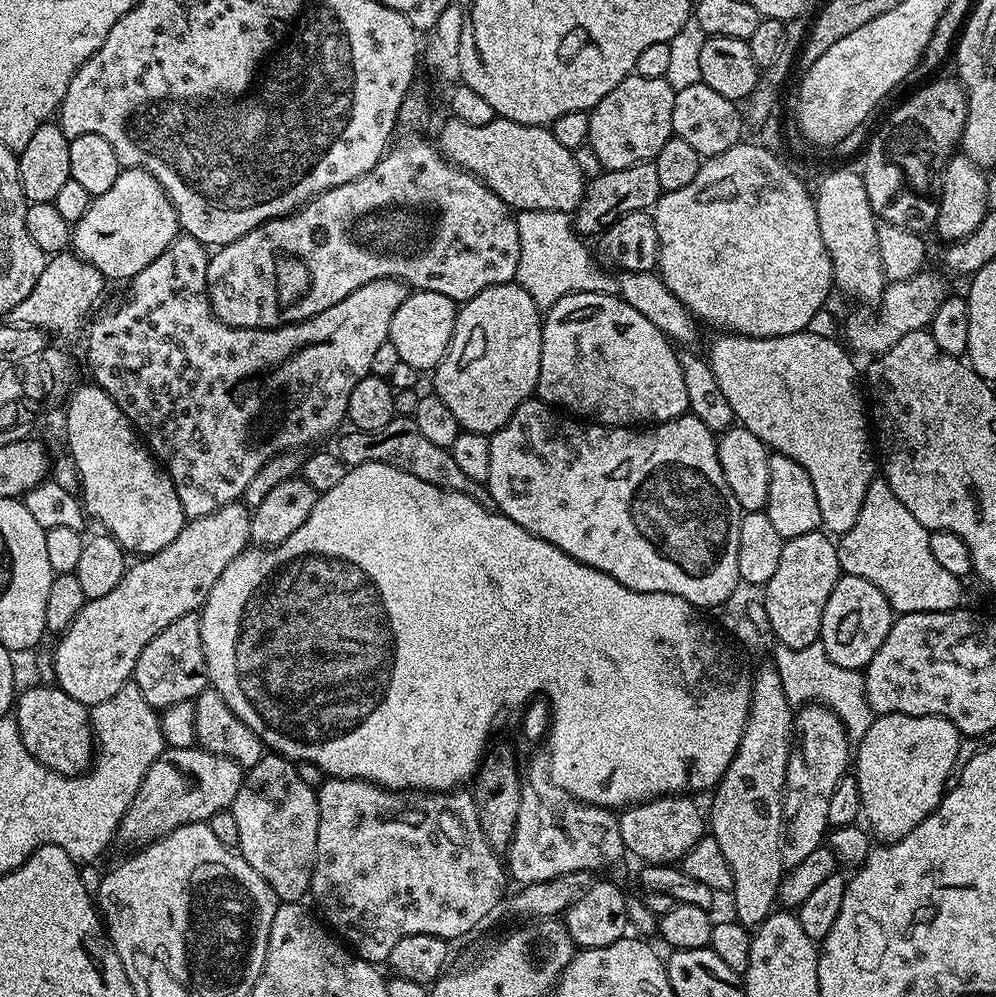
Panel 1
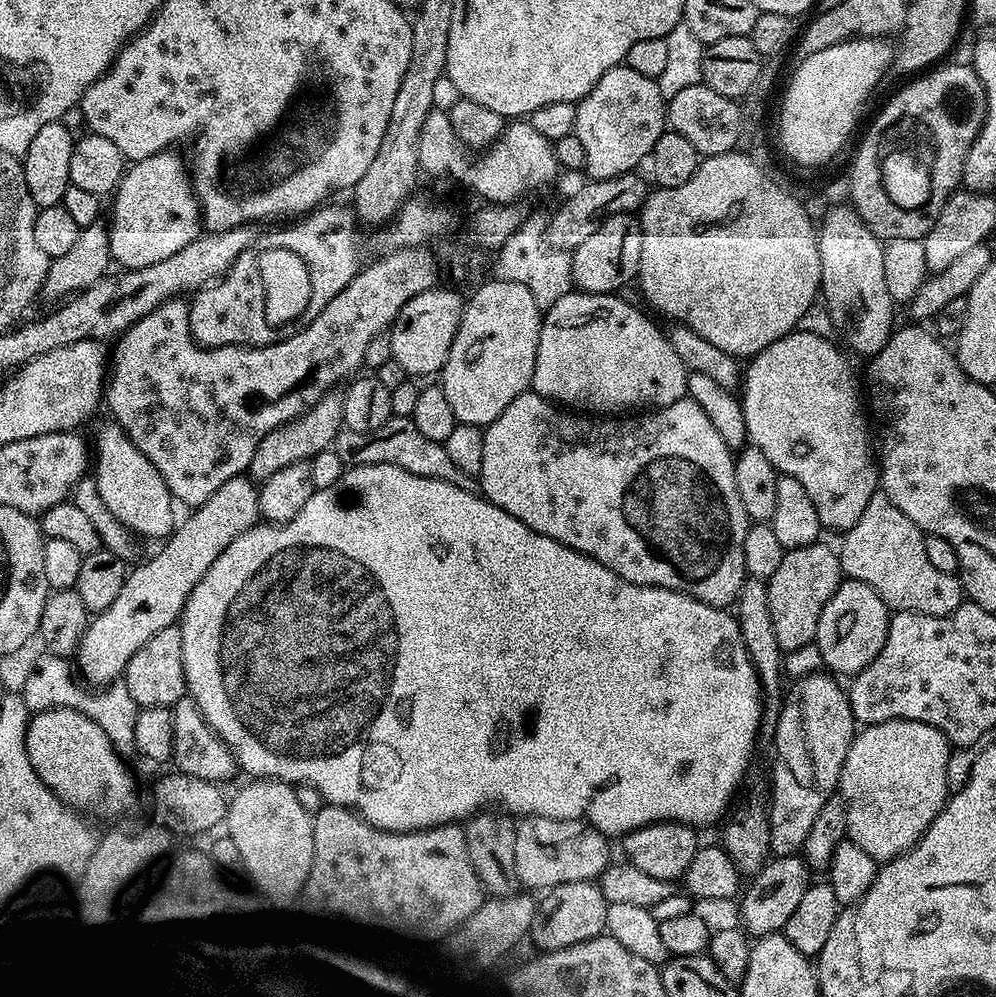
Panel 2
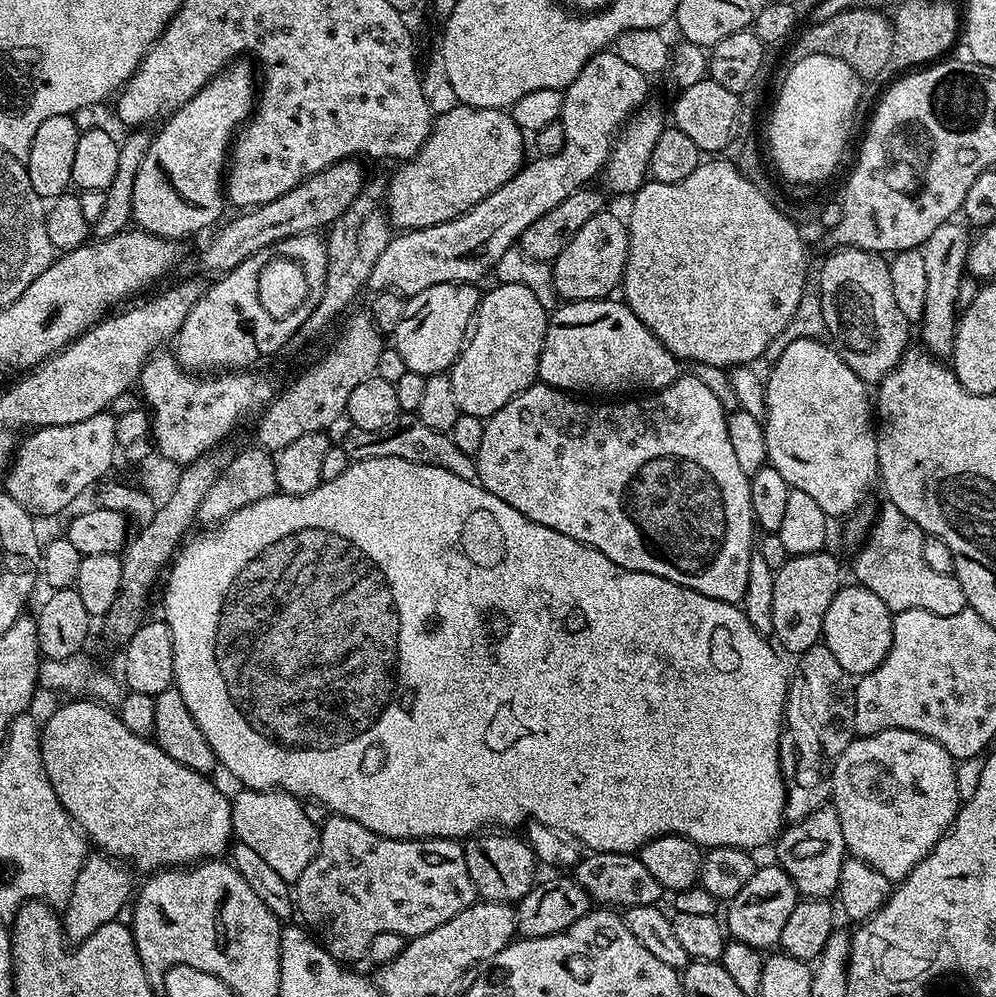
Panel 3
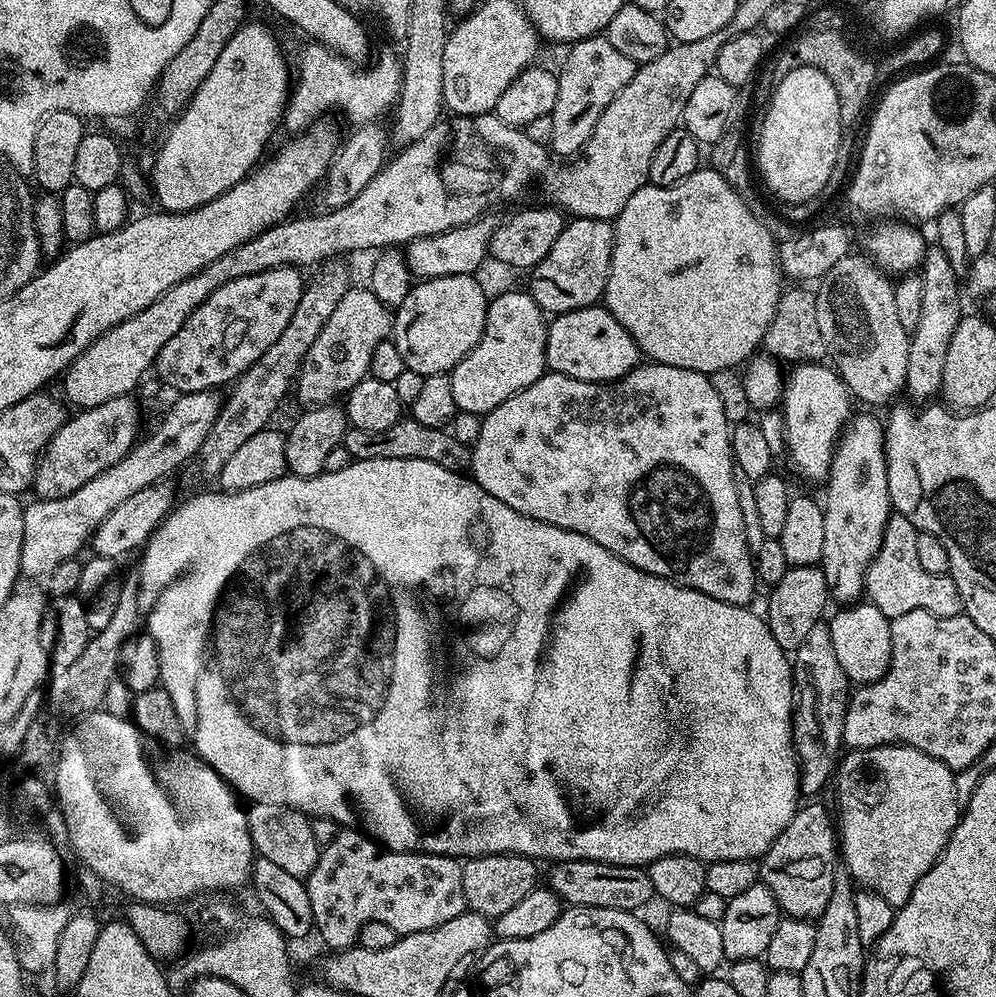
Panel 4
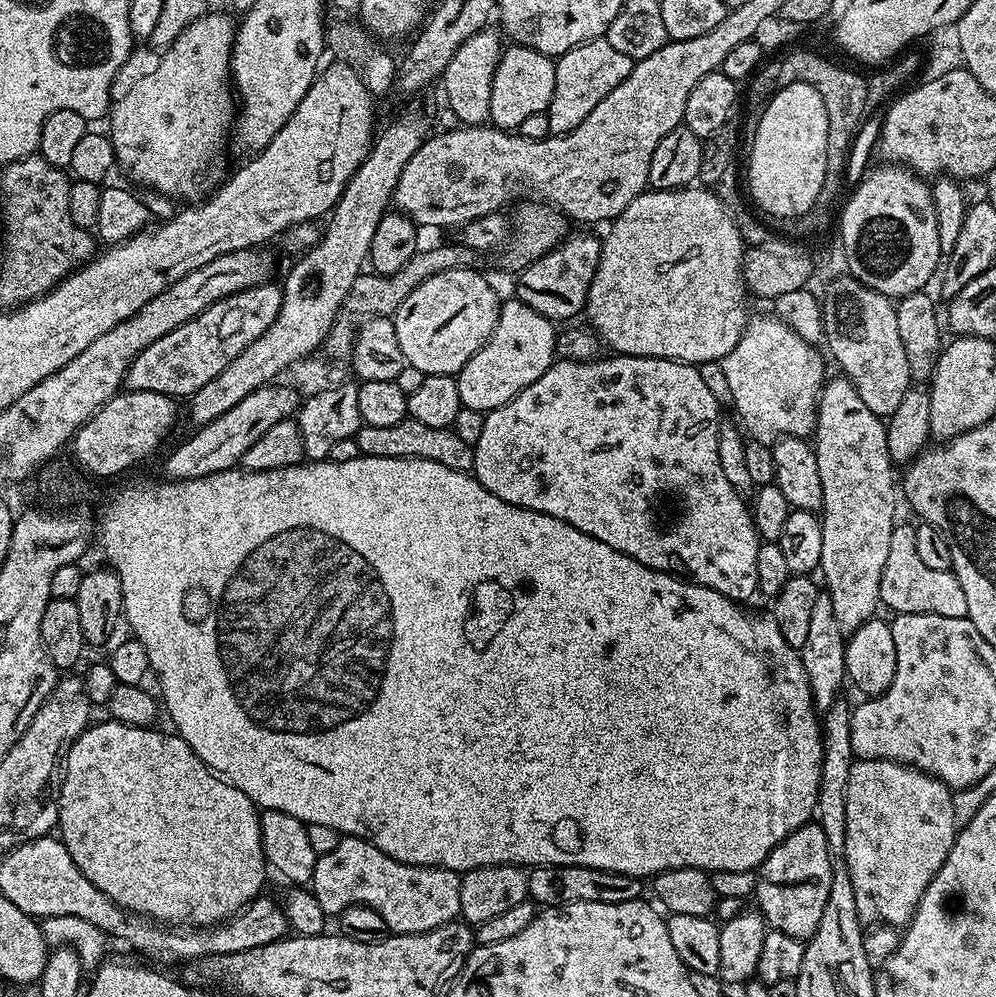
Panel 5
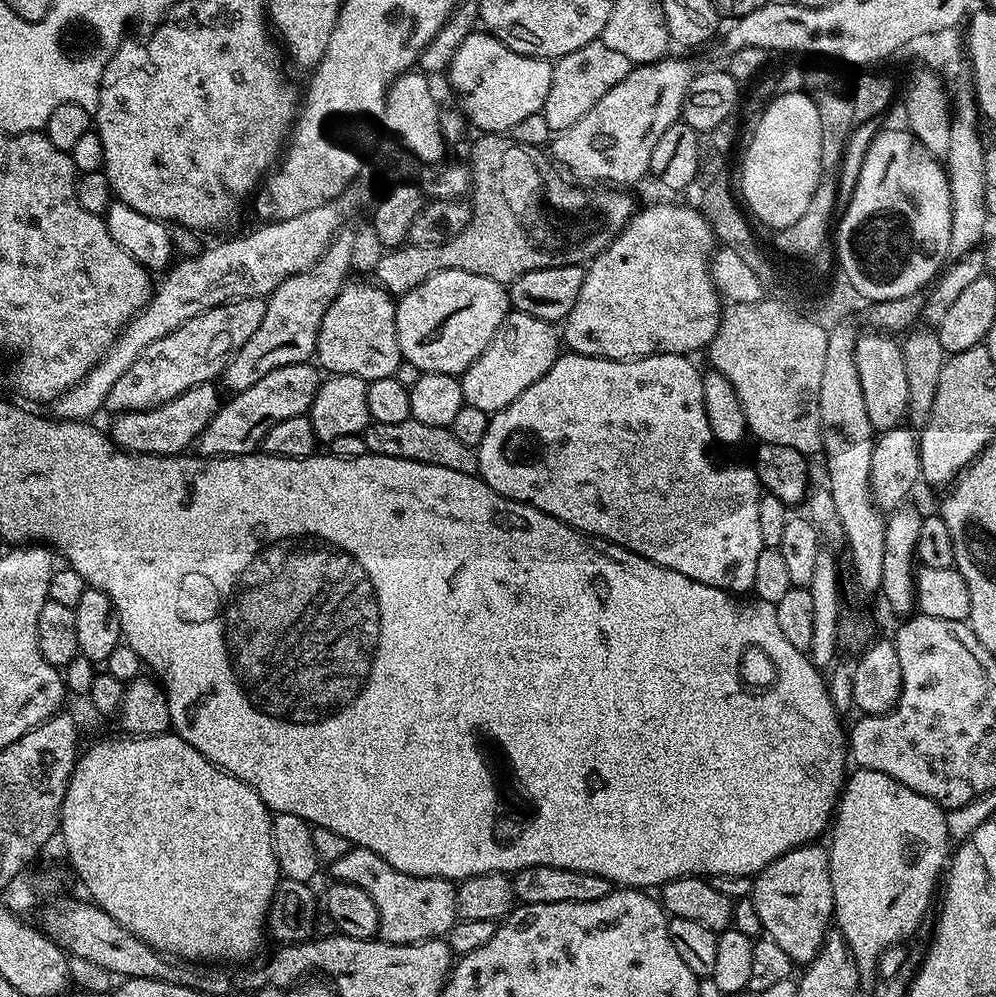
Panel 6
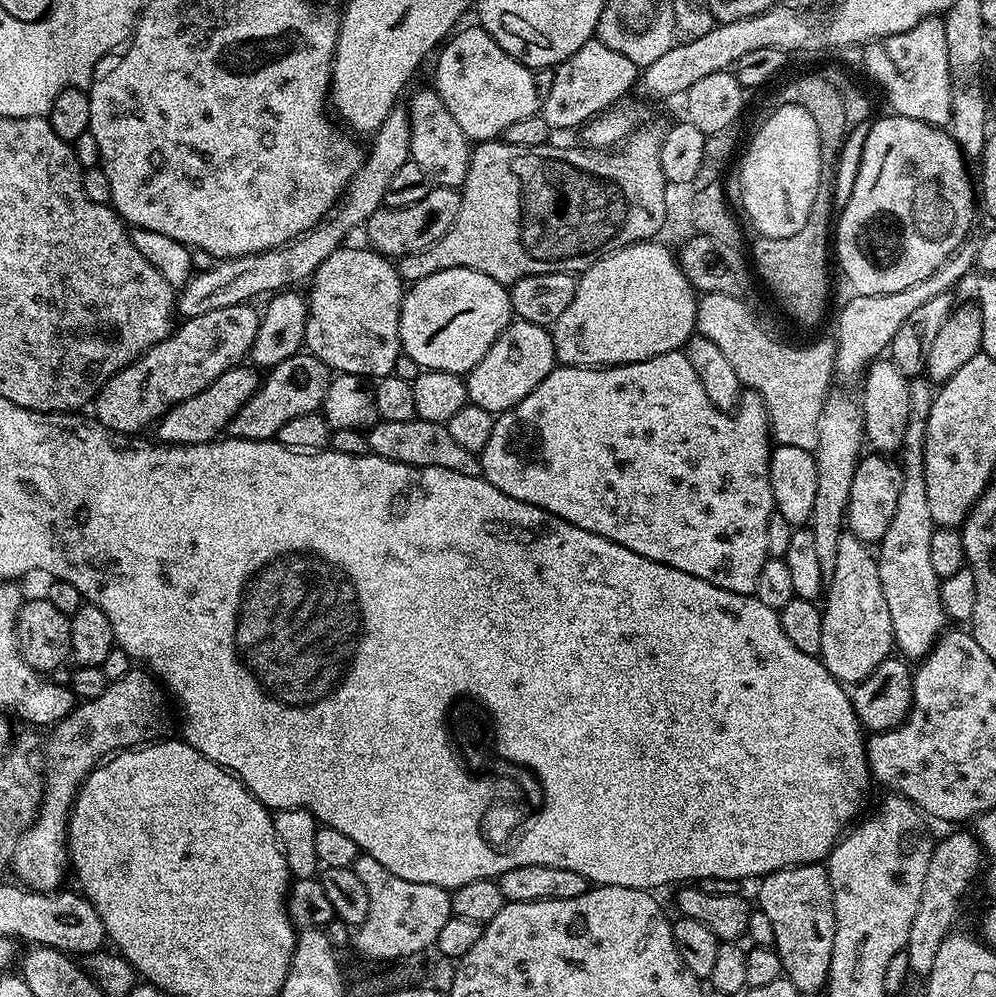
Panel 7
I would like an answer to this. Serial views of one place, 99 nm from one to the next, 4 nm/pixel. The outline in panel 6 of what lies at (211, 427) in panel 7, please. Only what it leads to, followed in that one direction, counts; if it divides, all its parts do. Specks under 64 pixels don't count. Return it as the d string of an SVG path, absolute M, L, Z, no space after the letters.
M215 383L199 384L186 394L178 394L178 398L170 398L170 402L159 404L146 410L122 412L110 429L113 444L125 452L137 452L143 456L178 456L189 451L188 448L199 441L202 430L214 418L214 414L222 403L221 397L216 397Z

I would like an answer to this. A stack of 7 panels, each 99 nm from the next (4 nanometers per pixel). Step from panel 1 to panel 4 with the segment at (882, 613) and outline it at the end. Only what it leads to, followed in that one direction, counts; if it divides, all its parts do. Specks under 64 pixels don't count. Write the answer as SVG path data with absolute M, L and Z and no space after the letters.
M853 602L839 609L833 620L827 621L838 663L846 670L853 685L863 686L878 682L886 674L892 657L892 621L878 610L878 606L867 602Z

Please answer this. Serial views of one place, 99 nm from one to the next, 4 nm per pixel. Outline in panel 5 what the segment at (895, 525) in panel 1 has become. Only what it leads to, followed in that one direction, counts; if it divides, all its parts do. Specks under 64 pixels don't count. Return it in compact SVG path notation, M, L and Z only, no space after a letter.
M904 522L897 523L896 529L890 534L890 554L886 558L886 566L882 570L882 586L880 587L880 603L886 609L889 608L889 613L892 614L942 614L942 618L962 618L968 615L966 610L966 593L962 591L962 582L958 582L956 573L946 570L930 570L930 566L925 566L923 562L918 559L918 550L914 547L914 531L907 528Z

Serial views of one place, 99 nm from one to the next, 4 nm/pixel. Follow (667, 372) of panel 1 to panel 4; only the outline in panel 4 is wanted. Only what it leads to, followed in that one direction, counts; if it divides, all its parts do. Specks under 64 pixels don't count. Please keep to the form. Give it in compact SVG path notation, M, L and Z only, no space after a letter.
M603 306L561 312L551 317L546 338L546 368L582 382L603 384L625 376L641 363L642 353L634 338Z

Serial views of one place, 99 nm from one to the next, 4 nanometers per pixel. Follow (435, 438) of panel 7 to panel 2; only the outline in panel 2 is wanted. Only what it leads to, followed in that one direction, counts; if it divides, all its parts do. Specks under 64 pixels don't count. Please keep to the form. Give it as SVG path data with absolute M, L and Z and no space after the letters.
M392 416L386 422L386 426L378 426L378 430L363 432L362 430L350 430L343 427L334 438L331 451L342 458L345 466L357 464L389 464L398 466L402 470L410 470L410 474L418 474L422 478L438 478L442 482L450 482L454 486L462 486L462 490L470 490L470 494L481 495L480 482L477 477L466 474L446 454L443 444L433 442L418 431L410 416Z

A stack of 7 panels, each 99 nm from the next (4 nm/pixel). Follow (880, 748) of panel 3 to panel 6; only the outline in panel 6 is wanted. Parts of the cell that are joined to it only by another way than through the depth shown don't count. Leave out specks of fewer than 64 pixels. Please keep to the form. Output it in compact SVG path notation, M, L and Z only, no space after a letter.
M856 768L855 771L845 779L844 791L841 792L839 801L834 813L834 819L830 824L830 836L832 832L832 845L827 845L828 865L830 866L830 886L832 887L832 906L834 909L834 924L838 929L840 939L846 942L848 949L852 951L852 957L856 963L856 969L860 971L861 977L868 978L876 972L876 963L881 954L890 946L904 944L907 936L912 936L916 932L916 927L924 920L924 915L928 912L928 907L932 904L932 894L937 893L938 881L945 871L950 860L950 837L946 830L946 812L940 805L935 804L930 798L910 790L910 786L902 786L890 774L879 772L878 770L866 770Z

